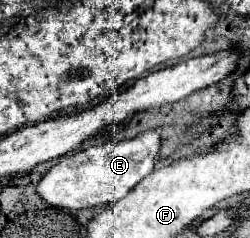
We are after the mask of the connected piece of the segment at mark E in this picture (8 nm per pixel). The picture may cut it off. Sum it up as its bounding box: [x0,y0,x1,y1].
[37,129,161,211]

